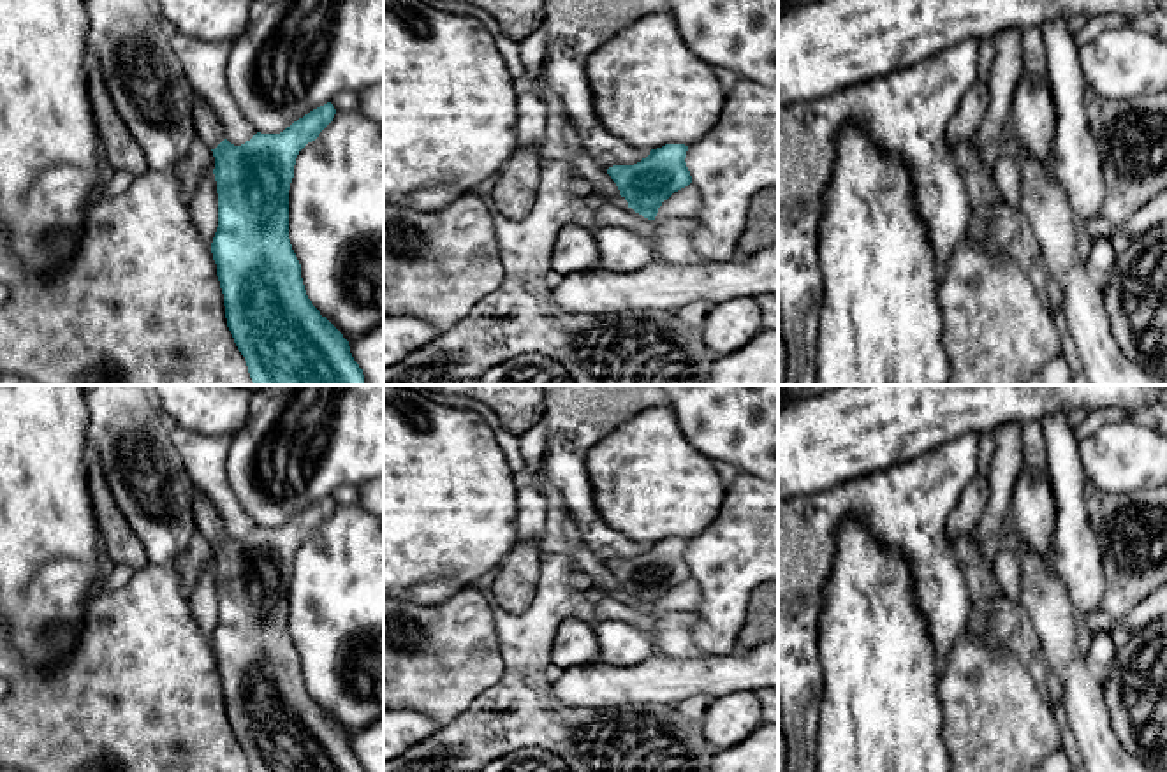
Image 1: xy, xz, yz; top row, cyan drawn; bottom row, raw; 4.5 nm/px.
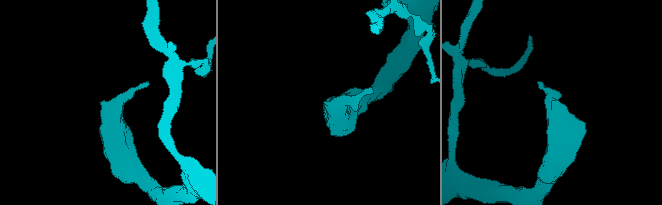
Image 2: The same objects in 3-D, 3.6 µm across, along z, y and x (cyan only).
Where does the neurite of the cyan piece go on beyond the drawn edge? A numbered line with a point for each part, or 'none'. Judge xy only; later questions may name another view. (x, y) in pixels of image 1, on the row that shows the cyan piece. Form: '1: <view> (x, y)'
1: xy (208, 129)

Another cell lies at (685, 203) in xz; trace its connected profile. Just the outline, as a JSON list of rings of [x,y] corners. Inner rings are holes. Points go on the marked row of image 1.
[[[690,183],[688,186],[674,192],[667,200],[662,202],[655,220],[664,218],[697,218],[701,211],[701,192]]]

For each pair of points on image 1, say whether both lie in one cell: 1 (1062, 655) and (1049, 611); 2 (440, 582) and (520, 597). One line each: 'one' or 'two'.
1: one
2: two

